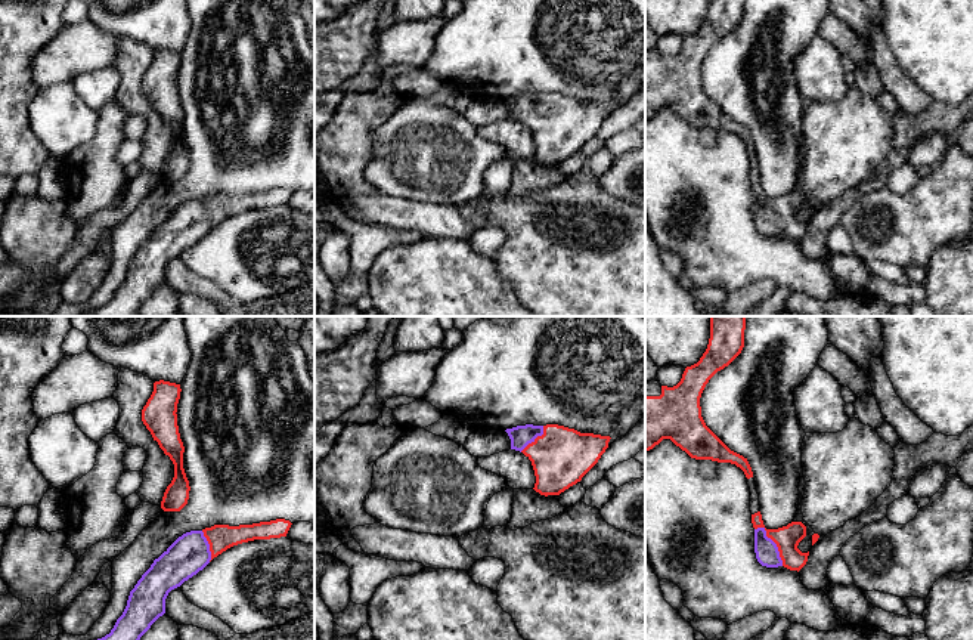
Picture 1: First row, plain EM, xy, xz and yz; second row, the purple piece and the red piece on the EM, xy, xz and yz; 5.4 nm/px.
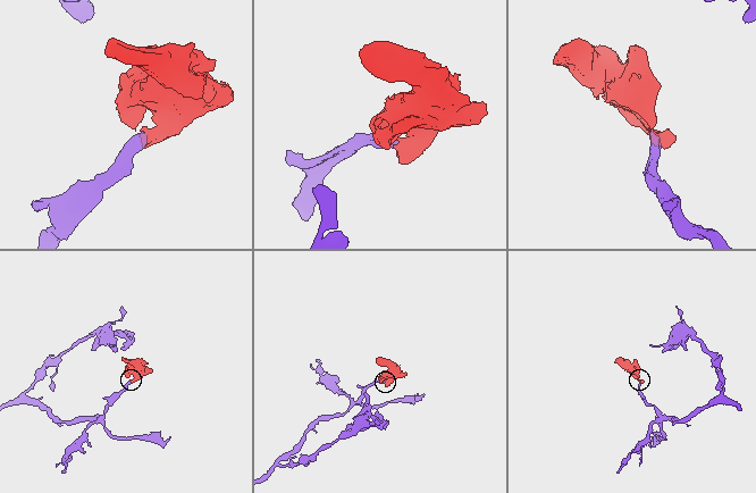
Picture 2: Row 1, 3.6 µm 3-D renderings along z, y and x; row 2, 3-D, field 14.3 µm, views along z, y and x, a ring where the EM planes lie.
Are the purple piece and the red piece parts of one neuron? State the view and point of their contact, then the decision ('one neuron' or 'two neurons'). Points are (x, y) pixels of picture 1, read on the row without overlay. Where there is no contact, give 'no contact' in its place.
yz (774, 212) | one neuron

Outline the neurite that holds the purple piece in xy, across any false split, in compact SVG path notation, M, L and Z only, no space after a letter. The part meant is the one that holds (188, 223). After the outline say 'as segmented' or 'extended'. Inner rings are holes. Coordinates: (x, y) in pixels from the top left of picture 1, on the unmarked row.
M276 188L239 195L214 194L183 202L137 250L111 302L77 316L137 316L140 306L165 282L165 268L171 259L227 217L254 208L286 205L291 194L289 189Z; extended

